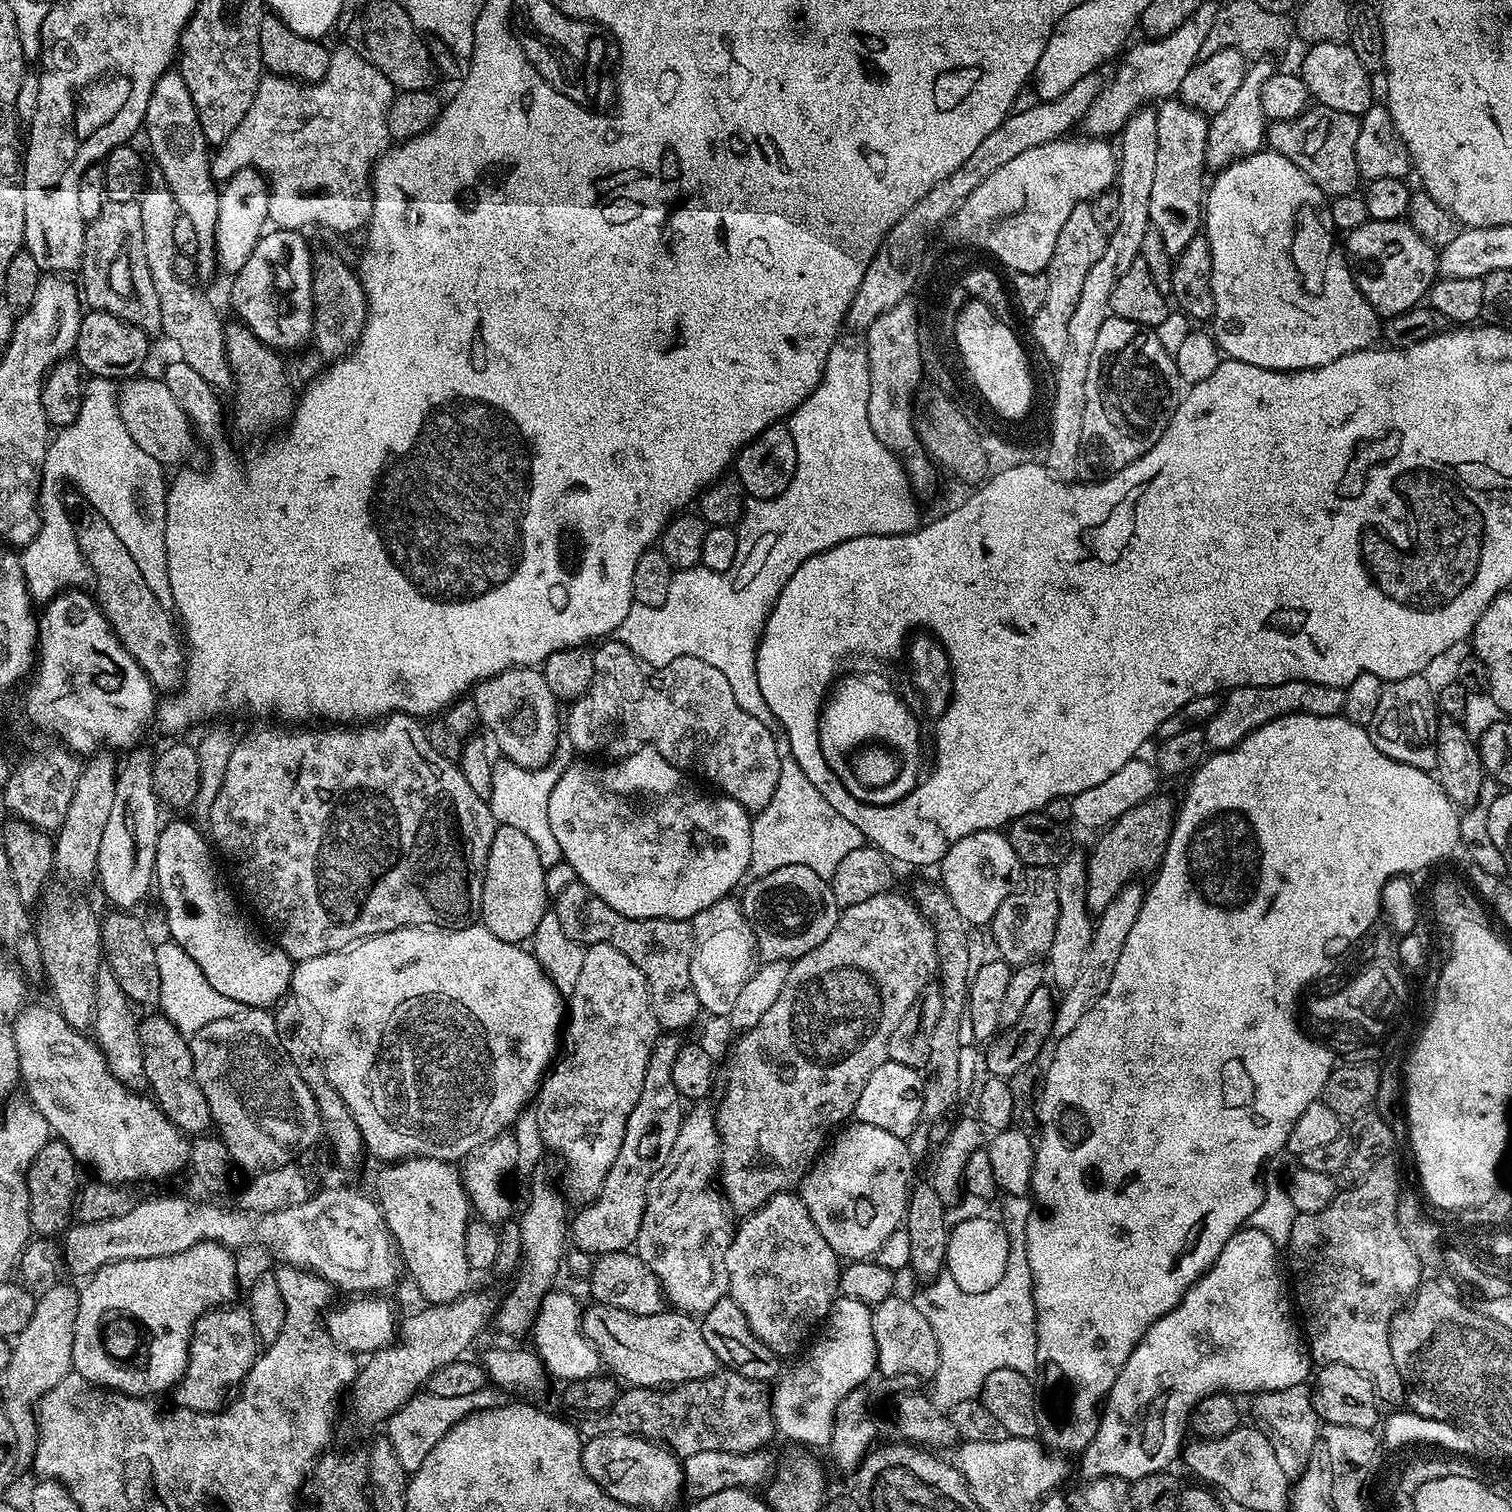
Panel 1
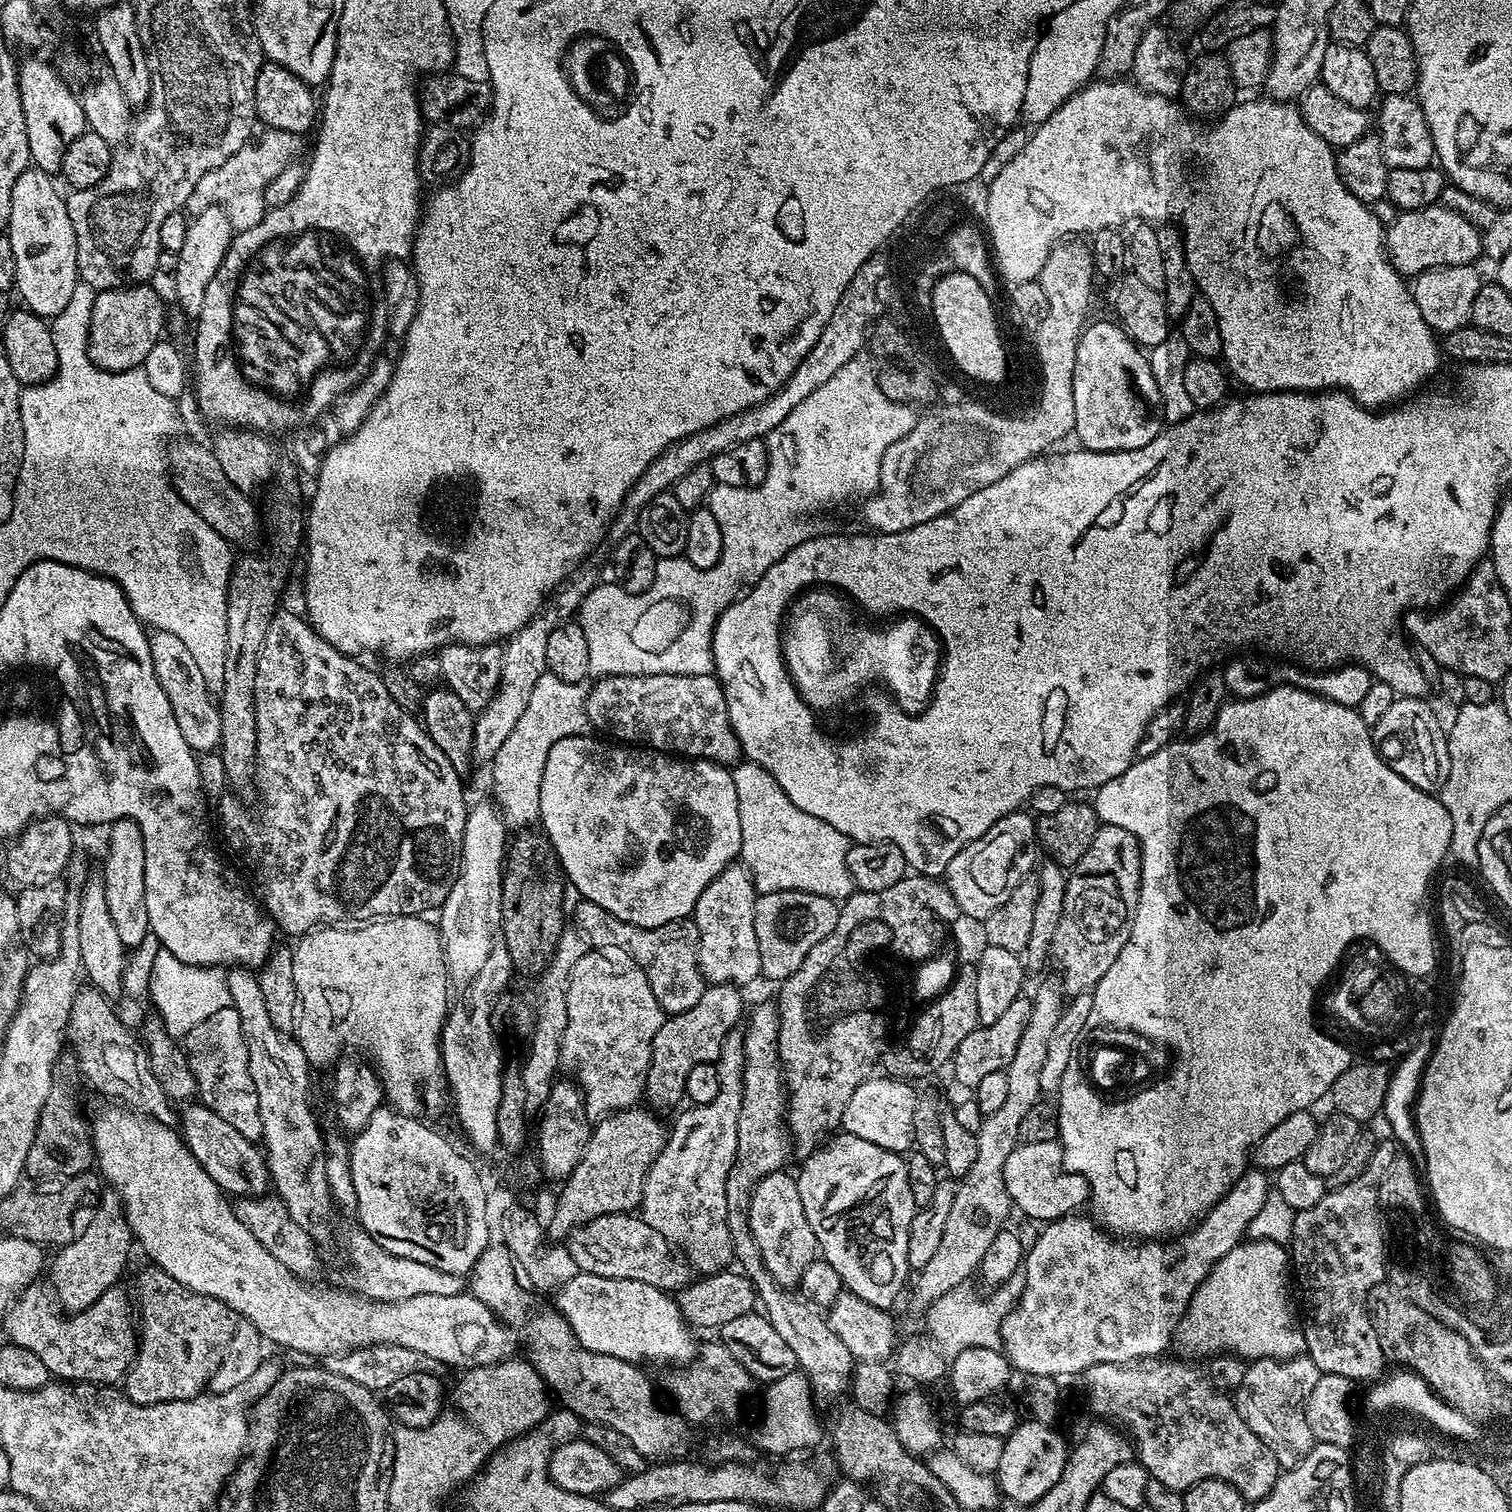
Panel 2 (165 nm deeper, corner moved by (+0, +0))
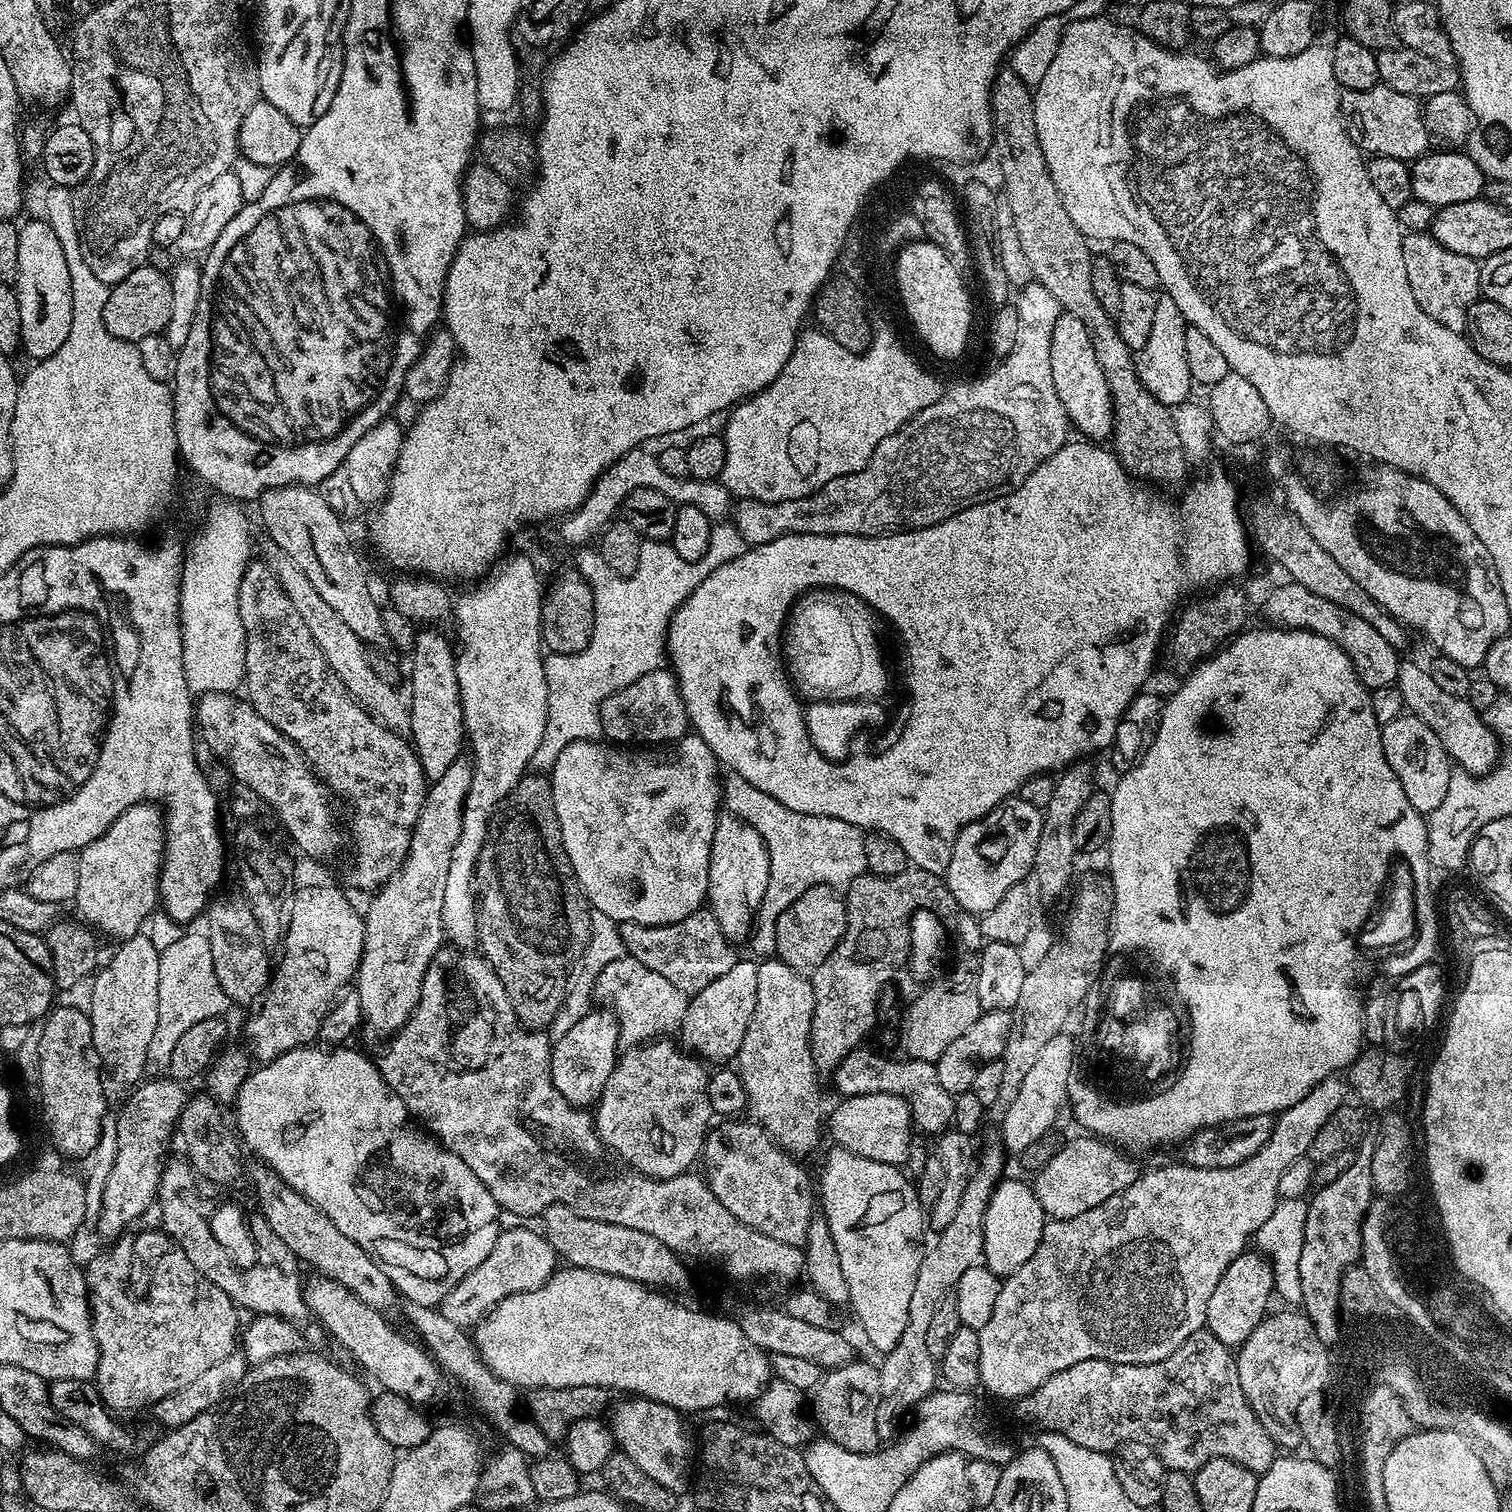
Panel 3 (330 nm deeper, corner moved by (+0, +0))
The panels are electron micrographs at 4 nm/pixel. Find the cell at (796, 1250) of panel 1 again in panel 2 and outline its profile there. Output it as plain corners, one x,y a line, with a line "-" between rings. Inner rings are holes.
788,1170
772,1172
758,1182
750,1203
749,1222
754,1241
758,1242
762,1260
773,1274
774,1282
786,1289
795,1289
810,1262
817,1259
818,1245
810,1222
806,1222
806,1206
802,1206
793,1173

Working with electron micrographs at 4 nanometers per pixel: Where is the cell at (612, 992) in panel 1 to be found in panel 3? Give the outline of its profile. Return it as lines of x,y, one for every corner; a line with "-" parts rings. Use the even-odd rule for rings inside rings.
627,954
610,962
610,966
598,974
594,996
604,1003
601,1005
605,1009
615,1013
620,1023
620,1043
624,1046
651,1042
675,1033
686,1014
689,1001
689,997
678,990
678,986
662,978
662,974
654,974
650,966
642,966
642,962

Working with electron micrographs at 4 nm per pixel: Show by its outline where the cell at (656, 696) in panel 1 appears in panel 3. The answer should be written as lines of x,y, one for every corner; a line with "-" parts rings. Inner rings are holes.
667,667
642,674
638,682
622,686
600,703
600,725
604,736
620,746
667,746
689,735
686,706
682,702
680,683

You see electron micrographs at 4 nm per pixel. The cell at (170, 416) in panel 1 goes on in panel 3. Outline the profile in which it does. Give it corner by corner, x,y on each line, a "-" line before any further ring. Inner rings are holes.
271,542
265,545
263,559
272,567
272,573
279,578
282,590
290,598
290,602
294,602
294,610
298,610
298,615
301,616
302,622
306,622
310,634
314,634
314,642
318,642
326,662
334,670
334,674
338,674
346,690
381,724
397,730
407,729
409,709
404,700
400,701
399,691
382,682
370,668
367,662
368,648
364,641
358,638
358,634
354,634
354,630
350,630
350,626
346,626
346,622
342,622
342,618
338,618
337,612
325,602
322,594
318,594
318,590
314,590
314,585
306,579
302,570
298,570
293,559
288,558
278,545

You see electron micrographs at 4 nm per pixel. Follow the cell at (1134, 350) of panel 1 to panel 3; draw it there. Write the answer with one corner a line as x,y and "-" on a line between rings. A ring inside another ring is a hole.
1061,311
1050,342
1050,370
1058,402
1062,402
1066,410
1069,425
1075,431
1077,428
1084,435
1081,437
1089,441
1107,441
1112,435
1112,399
1106,378
1098,366
1098,358
1094,358
1094,346
1082,318
1074,318
1074,314

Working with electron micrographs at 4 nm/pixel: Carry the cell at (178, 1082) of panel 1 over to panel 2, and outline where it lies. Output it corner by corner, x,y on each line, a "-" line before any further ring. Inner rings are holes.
192,1102
188,1108
179,1113
178,1128
184,1143
188,1145
194,1158
201,1163
206,1174
217,1183
218,1187
229,1197
257,1197
269,1191
270,1177
265,1153
253,1141
242,1138
226,1118
218,1118
214,1110
210,1110
199,1102

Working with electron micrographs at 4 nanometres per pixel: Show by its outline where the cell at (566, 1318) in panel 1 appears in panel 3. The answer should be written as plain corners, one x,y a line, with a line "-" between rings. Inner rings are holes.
624,1398
616,1409
613,1407
611,1432
619,1451
628,1455
630,1462
642,1470
658,1486
680,1494
684,1487
689,1487
688,1471
694,1468
694,1444
692,1448
692,1432
684,1425
685,1417
676,1409
662,1402
654,1402
643,1398

